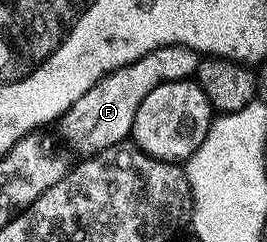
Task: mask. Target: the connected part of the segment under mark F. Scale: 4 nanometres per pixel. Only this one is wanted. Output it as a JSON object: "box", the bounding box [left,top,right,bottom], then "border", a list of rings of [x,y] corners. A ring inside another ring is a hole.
{"box":[61,46,200,151],"border":[[[188,46],[157,48],[153,52],[141,56],[141,60],[133,60],[133,64],[117,68],[111,74],[106,74],[97,84],[93,84],[93,88],[89,88],[89,92],[85,92],[85,96],[81,96],[81,100],[77,100],[77,104],[73,104],[67,109],[67,113],[61,119],[62,125],[67,125],[68,132],[75,134],[77,145],[87,146],[91,142],[90,149],[92,151],[104,150],[110,146],[126,143],[133,128],[137,108],[141,108],[141,100],[145,100],[145,96],[149,96],[149,92],[153,92],[153,88],[157,88],[161,84],[190,79],[198,71],[200,61],[199,51],[190,50]]]}

